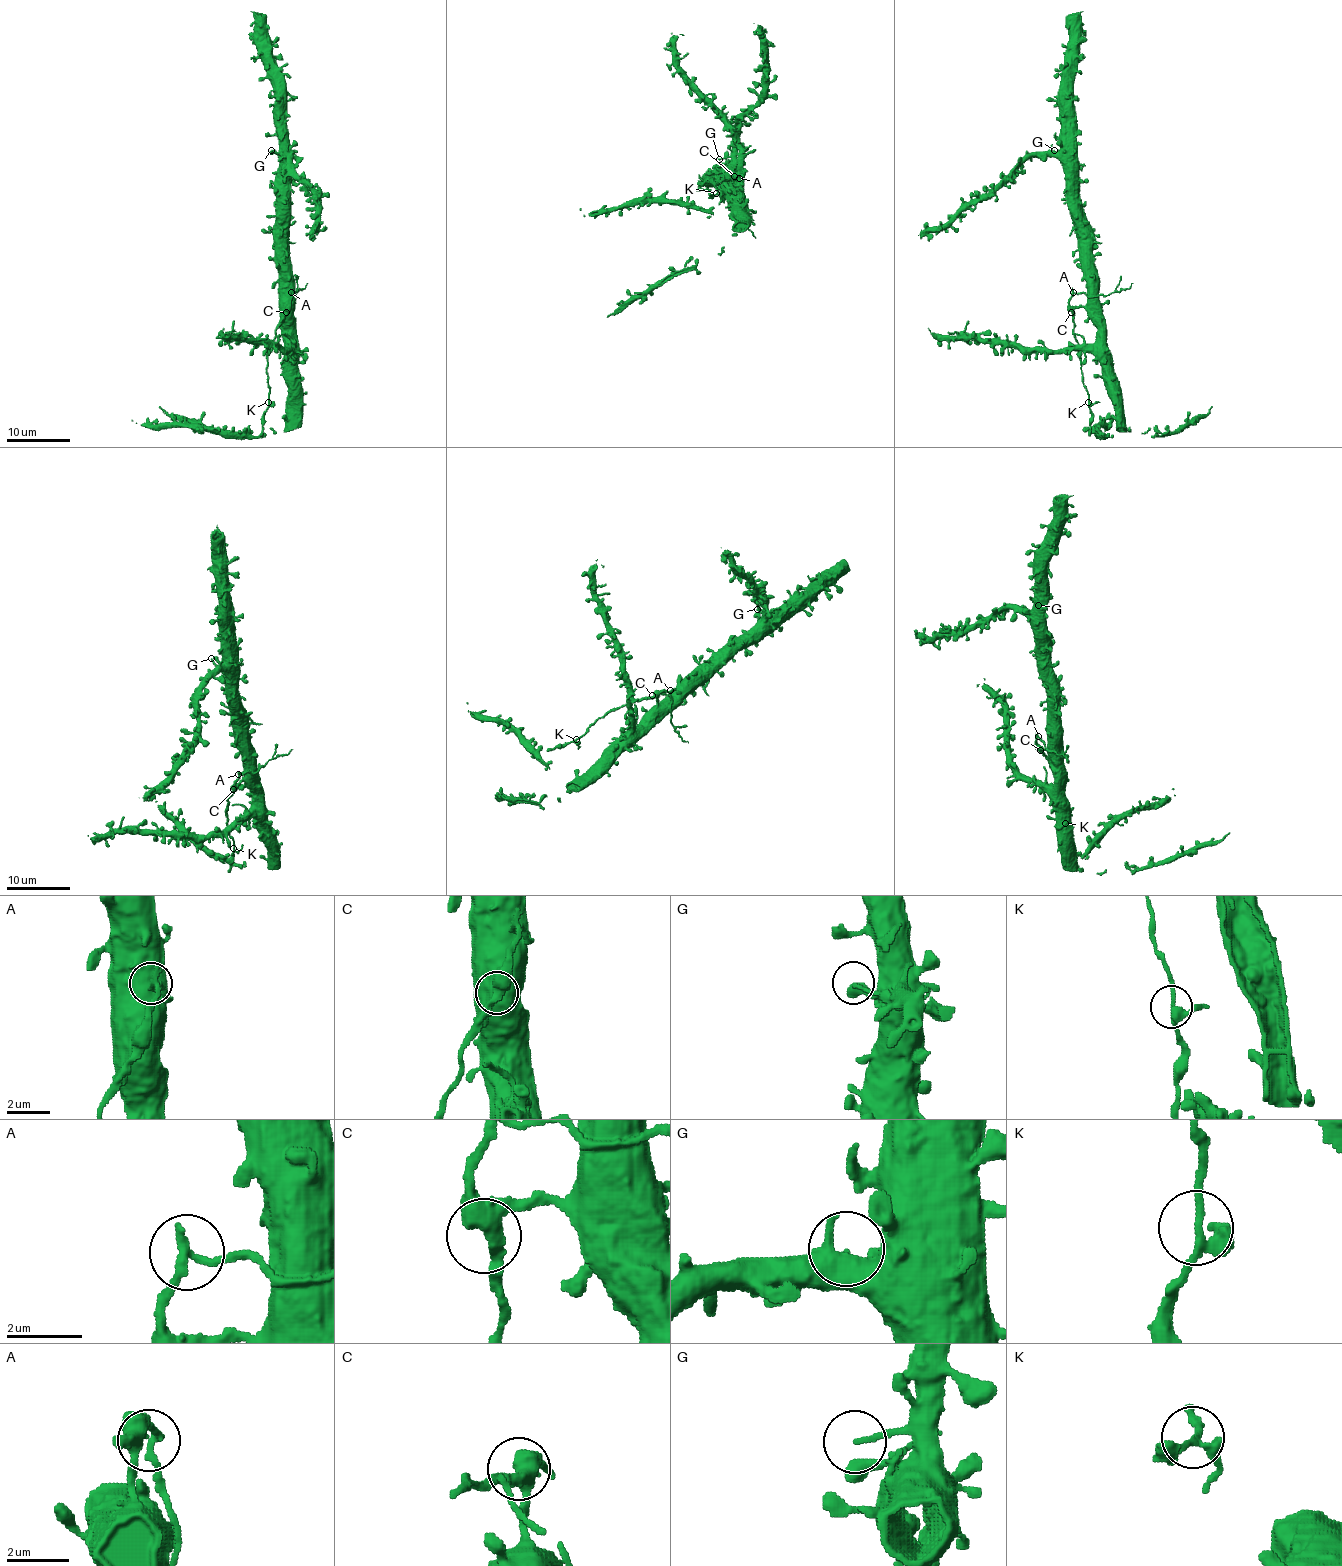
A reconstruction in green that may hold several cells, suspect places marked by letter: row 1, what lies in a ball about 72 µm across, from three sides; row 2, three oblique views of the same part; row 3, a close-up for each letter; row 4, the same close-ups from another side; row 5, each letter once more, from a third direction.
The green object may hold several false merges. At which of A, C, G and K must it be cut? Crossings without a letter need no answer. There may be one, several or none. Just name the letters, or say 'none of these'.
A

